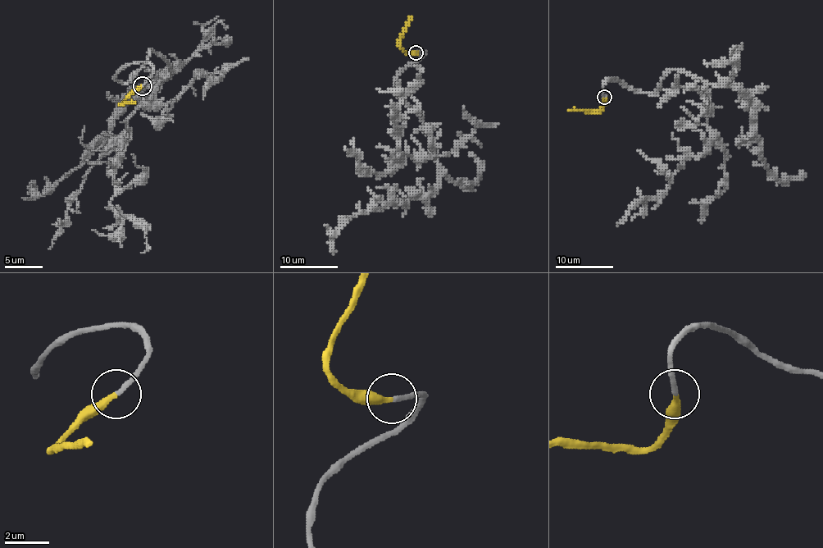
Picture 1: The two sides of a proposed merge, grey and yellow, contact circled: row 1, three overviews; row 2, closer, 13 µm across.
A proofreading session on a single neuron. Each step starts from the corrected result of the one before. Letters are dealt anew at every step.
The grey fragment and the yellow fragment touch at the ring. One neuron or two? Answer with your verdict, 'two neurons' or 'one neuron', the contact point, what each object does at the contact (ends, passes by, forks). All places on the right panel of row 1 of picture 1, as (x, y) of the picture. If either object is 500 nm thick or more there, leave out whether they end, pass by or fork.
one neuron | (604, 97) | grey ends | yellow ends

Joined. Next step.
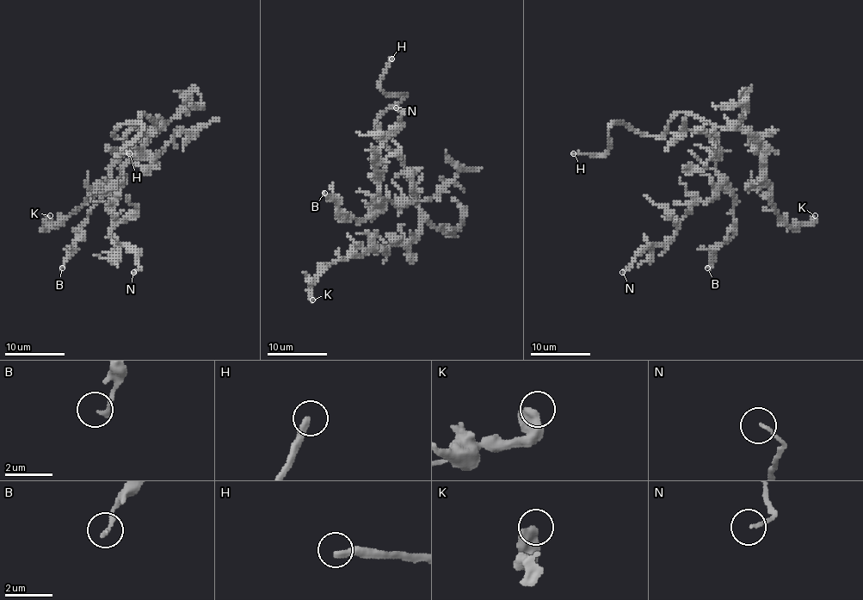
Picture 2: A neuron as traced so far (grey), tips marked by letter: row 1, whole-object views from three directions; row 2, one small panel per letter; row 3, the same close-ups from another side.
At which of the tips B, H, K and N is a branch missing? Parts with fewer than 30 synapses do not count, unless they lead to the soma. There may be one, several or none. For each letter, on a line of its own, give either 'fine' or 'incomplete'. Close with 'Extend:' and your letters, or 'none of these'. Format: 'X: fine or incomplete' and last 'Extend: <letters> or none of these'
B: fine
H: incomplete
K: fine
N: fine
Extend: H

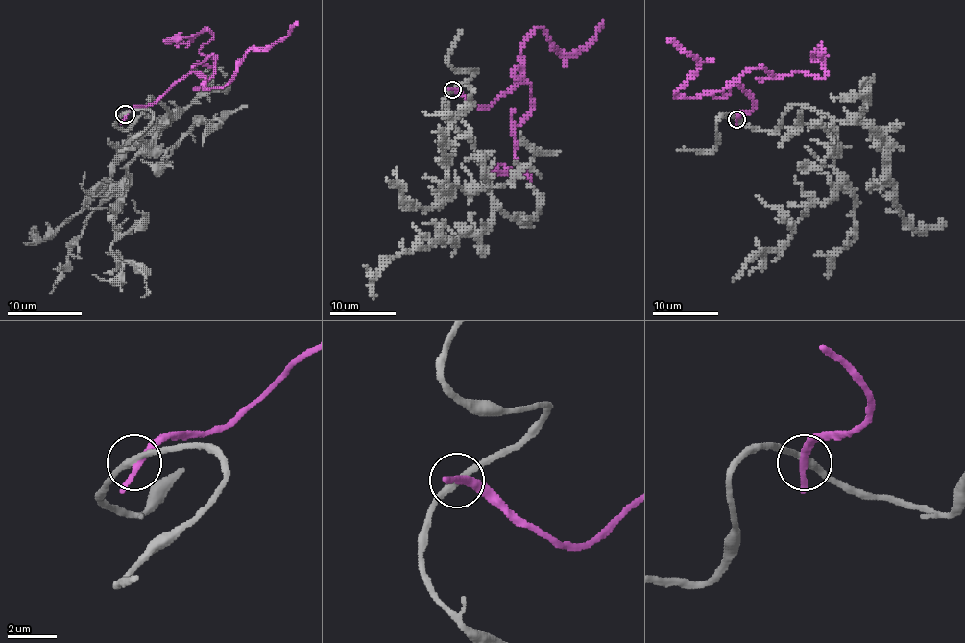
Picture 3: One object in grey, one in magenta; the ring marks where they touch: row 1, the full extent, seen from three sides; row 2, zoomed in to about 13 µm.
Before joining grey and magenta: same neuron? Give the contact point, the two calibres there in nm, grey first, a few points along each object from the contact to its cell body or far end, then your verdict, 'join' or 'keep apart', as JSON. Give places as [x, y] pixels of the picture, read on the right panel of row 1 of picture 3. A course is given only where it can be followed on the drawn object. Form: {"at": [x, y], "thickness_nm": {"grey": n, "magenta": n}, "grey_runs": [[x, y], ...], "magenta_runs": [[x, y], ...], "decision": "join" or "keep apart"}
{"at": [736, 119], "thickness_nm": {"grey": 280, "magenta": 240}, "grey_runs": [[737, 120], [771, 133], [794, 105], [827, 116], [836, 137], [836, 190], [732, 281]], "magenta_runs": [[737, 120], [754, 100], [735, 82], [727, 88], [745, 70], [826, 76], [820, 46], [820, 56]], "decision": "keep apart"}

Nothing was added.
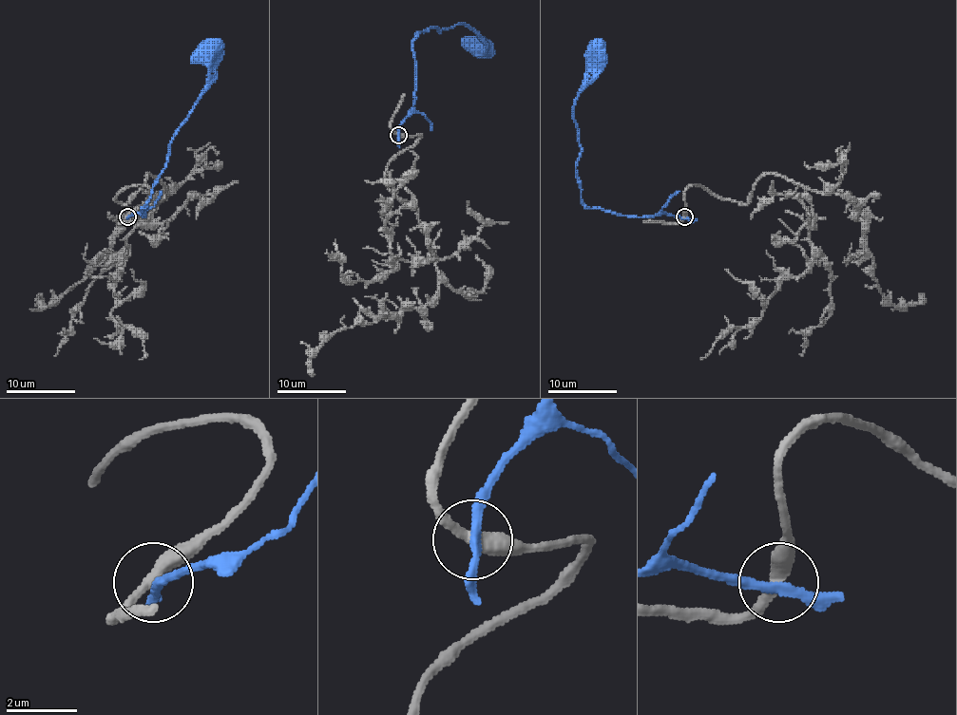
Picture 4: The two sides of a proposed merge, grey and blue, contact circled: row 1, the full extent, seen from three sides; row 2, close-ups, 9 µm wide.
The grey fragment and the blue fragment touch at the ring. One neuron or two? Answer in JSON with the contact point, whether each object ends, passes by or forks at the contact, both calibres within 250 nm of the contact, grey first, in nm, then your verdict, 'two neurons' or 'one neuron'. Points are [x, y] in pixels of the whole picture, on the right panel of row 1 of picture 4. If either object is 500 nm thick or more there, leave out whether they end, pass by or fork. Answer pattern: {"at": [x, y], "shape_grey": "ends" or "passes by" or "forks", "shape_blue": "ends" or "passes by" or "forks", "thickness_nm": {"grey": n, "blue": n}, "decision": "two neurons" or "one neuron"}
{"at": [684, 216], "shape_grey": "passes by", "shape_blue": "passes by", "thickness_nm": {"grey": 360, "blue": 240}, "decision": "two neurons"}

